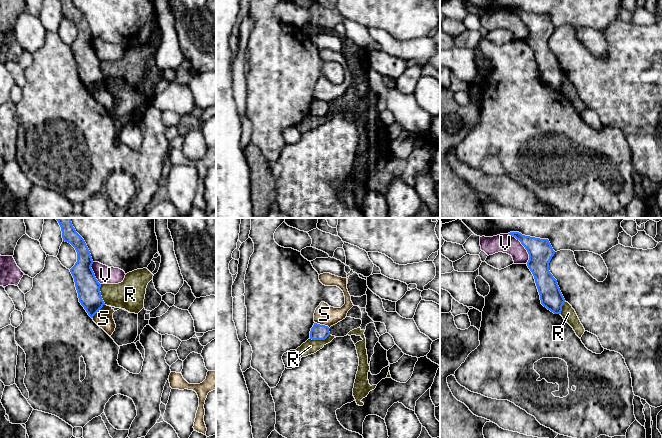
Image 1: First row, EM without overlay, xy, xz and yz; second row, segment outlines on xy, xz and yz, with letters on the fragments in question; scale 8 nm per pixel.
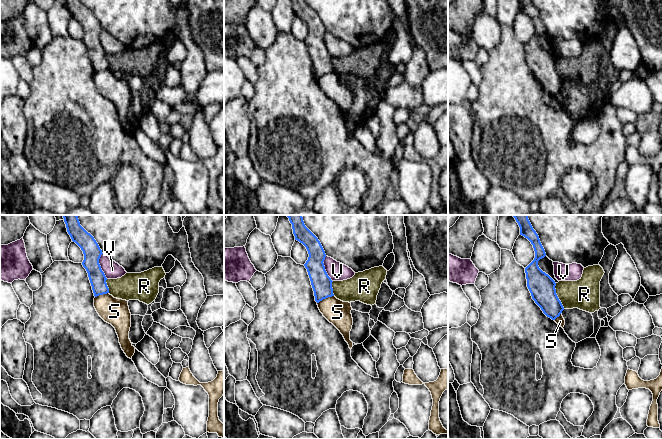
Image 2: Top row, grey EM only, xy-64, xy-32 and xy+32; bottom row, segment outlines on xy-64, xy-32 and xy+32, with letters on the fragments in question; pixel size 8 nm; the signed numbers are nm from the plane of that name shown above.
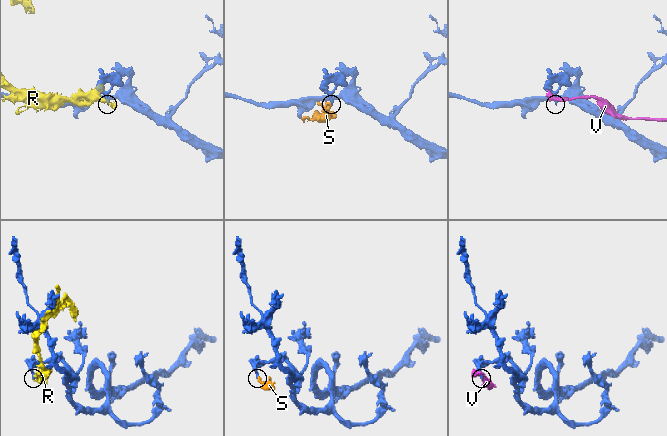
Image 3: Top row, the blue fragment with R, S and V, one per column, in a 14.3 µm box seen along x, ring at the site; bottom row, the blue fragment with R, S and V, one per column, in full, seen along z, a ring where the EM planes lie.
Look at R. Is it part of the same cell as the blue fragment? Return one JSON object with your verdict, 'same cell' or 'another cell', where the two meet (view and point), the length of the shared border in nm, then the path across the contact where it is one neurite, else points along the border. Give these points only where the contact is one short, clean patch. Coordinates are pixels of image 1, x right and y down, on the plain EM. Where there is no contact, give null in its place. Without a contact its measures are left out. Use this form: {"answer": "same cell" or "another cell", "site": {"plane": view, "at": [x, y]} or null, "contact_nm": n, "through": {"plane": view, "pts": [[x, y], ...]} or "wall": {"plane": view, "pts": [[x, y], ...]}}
{"answer": "another cell", "site": {"plane": "xy", "at": [100, 70]}, "contact_nm": 170}

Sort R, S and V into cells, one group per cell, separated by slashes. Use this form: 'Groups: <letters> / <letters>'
Groups: R / S / V

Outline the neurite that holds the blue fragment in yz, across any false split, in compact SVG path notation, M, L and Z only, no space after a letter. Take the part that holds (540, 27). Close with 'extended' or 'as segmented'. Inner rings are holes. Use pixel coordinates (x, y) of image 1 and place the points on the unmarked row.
M510 8L521 18L529 30L527 42L532 48L540 71L541 80L554 90L561 90L565 75L557 56L549 47L549 39L555 30L548 15L540 15Z; as segmented

